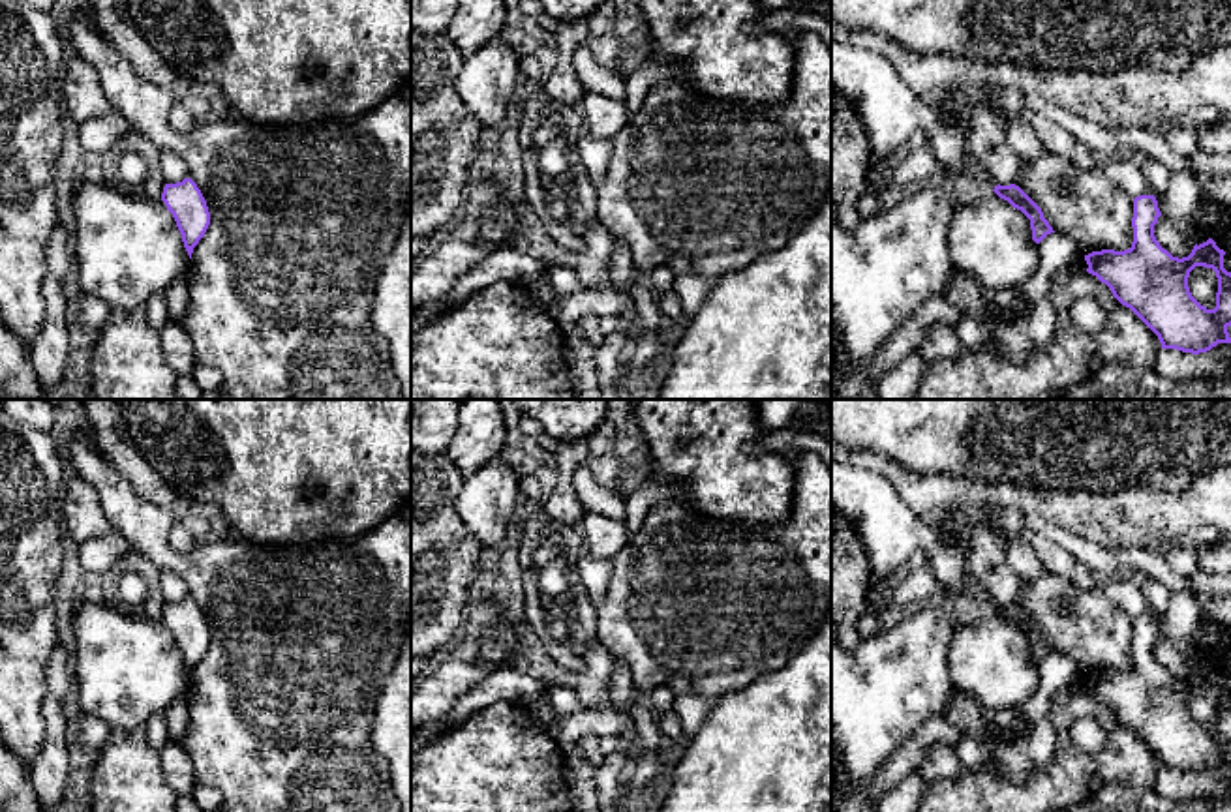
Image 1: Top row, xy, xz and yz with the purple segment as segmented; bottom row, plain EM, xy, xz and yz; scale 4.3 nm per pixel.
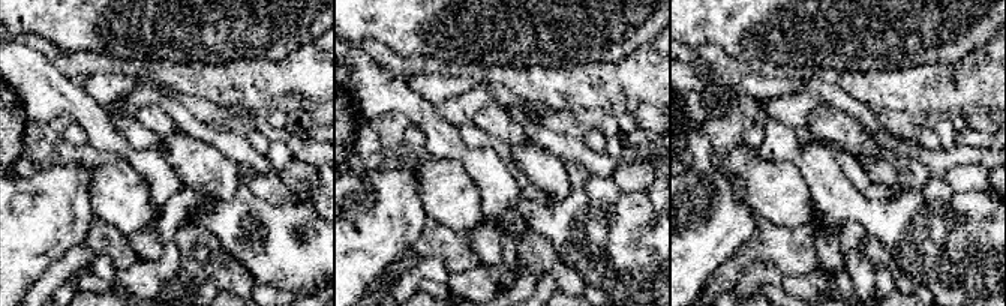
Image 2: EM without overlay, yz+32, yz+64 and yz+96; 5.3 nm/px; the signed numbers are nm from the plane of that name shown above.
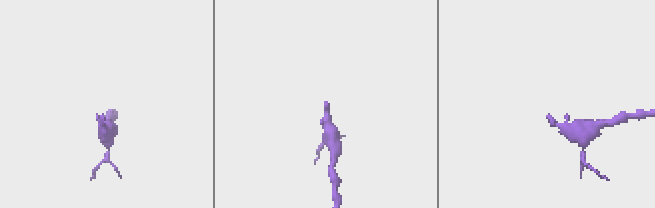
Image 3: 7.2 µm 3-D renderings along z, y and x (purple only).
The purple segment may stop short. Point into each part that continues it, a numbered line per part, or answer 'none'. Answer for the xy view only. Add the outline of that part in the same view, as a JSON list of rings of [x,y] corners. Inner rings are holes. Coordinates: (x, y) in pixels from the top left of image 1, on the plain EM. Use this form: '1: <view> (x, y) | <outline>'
none

